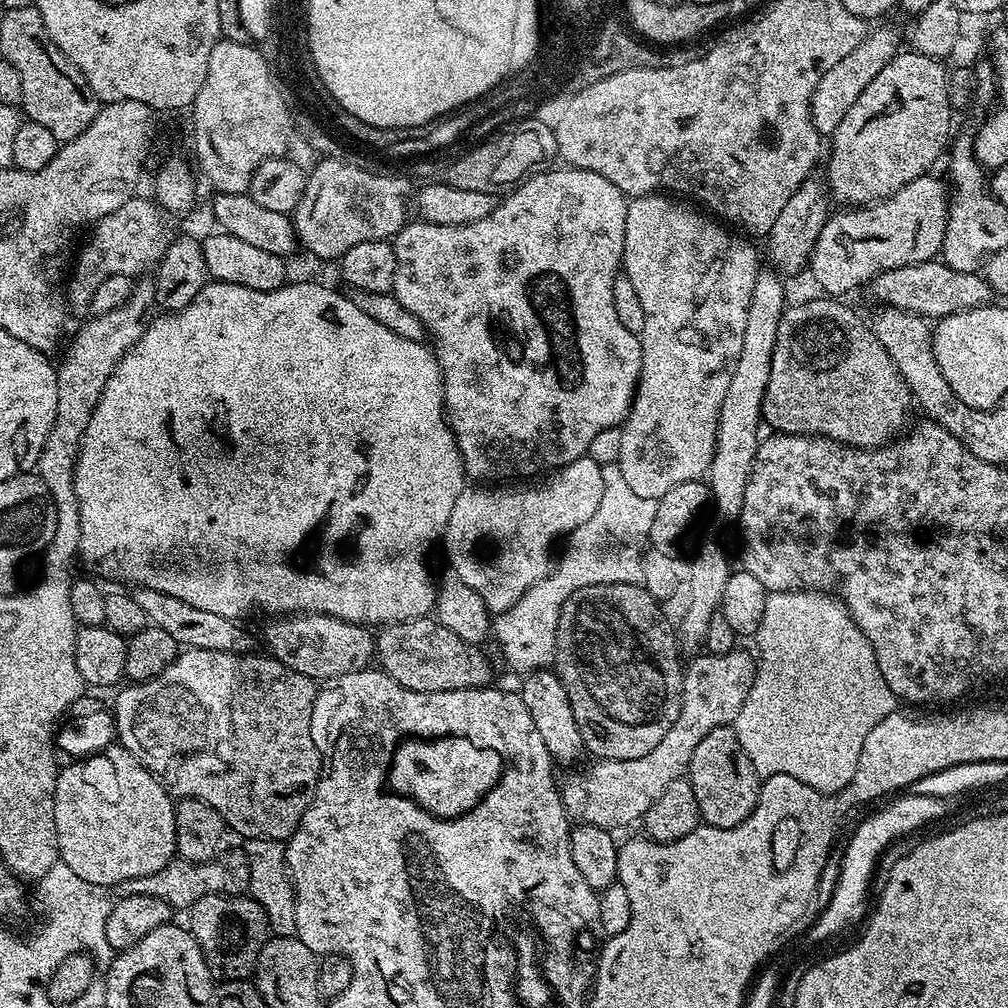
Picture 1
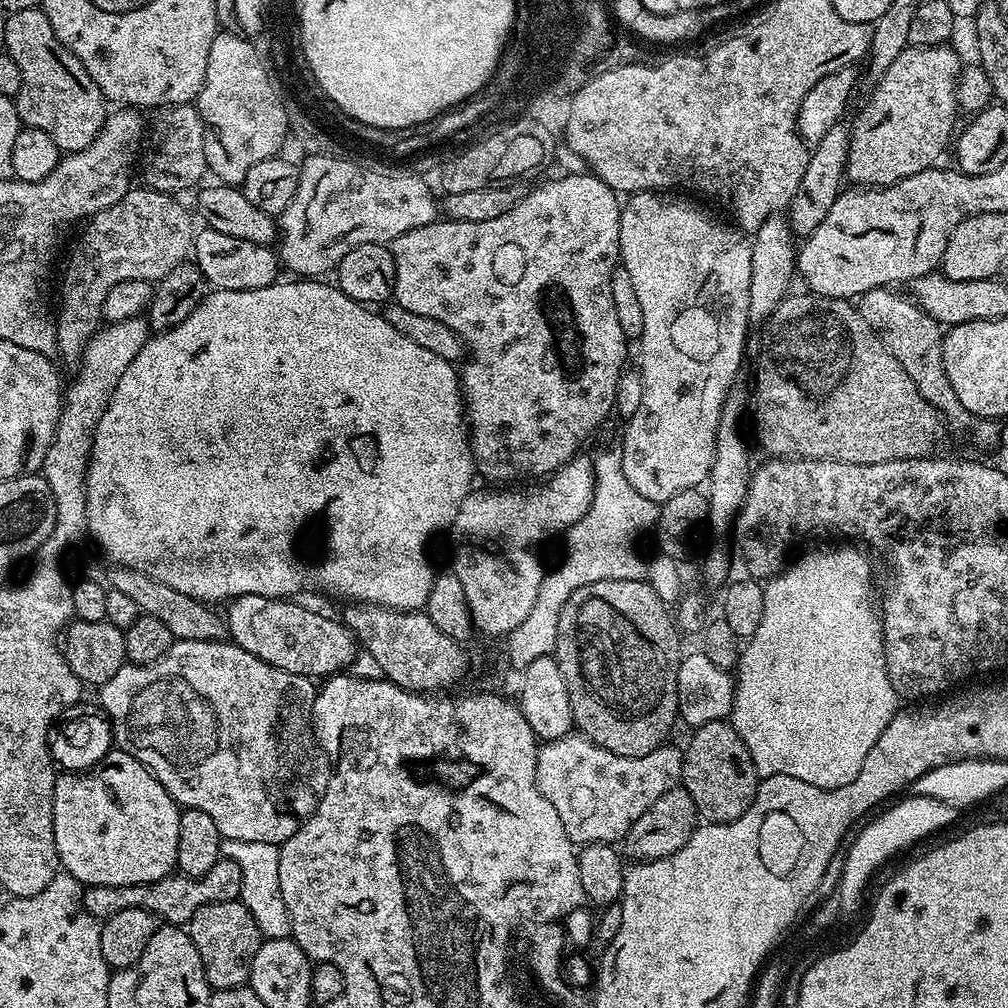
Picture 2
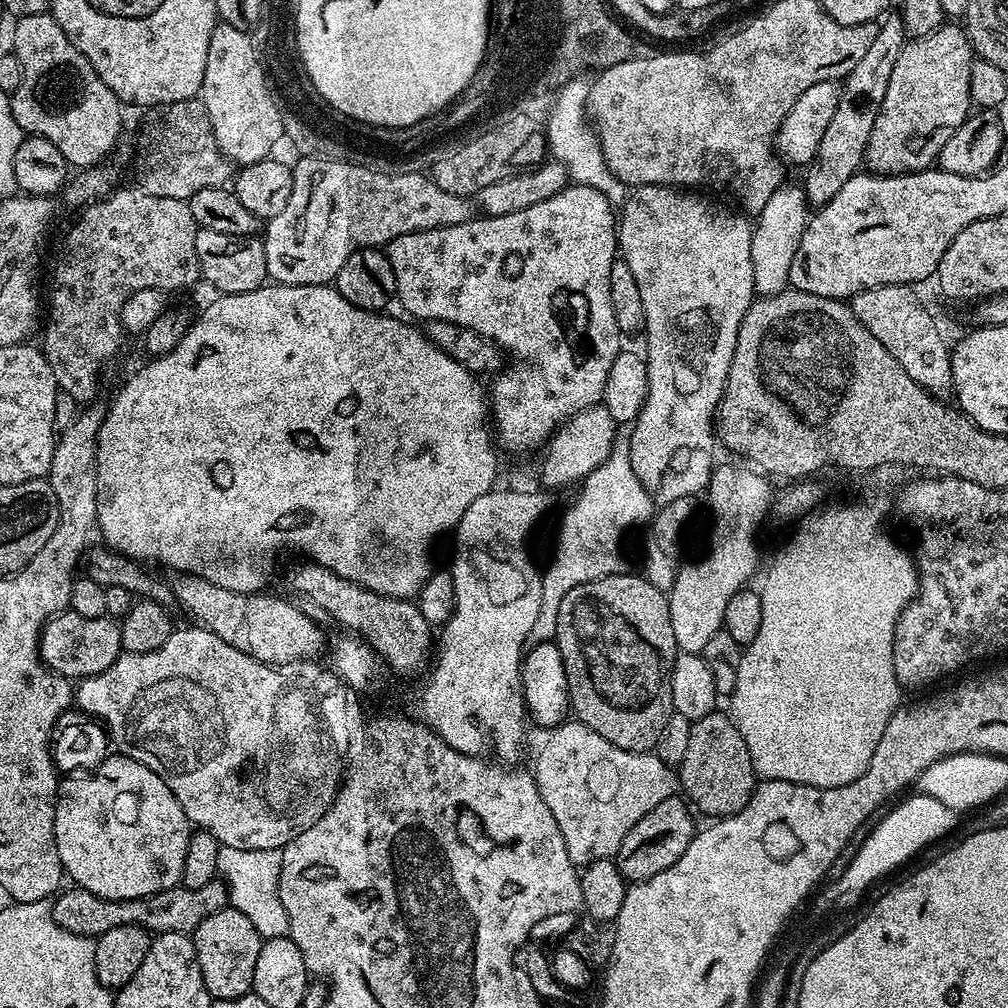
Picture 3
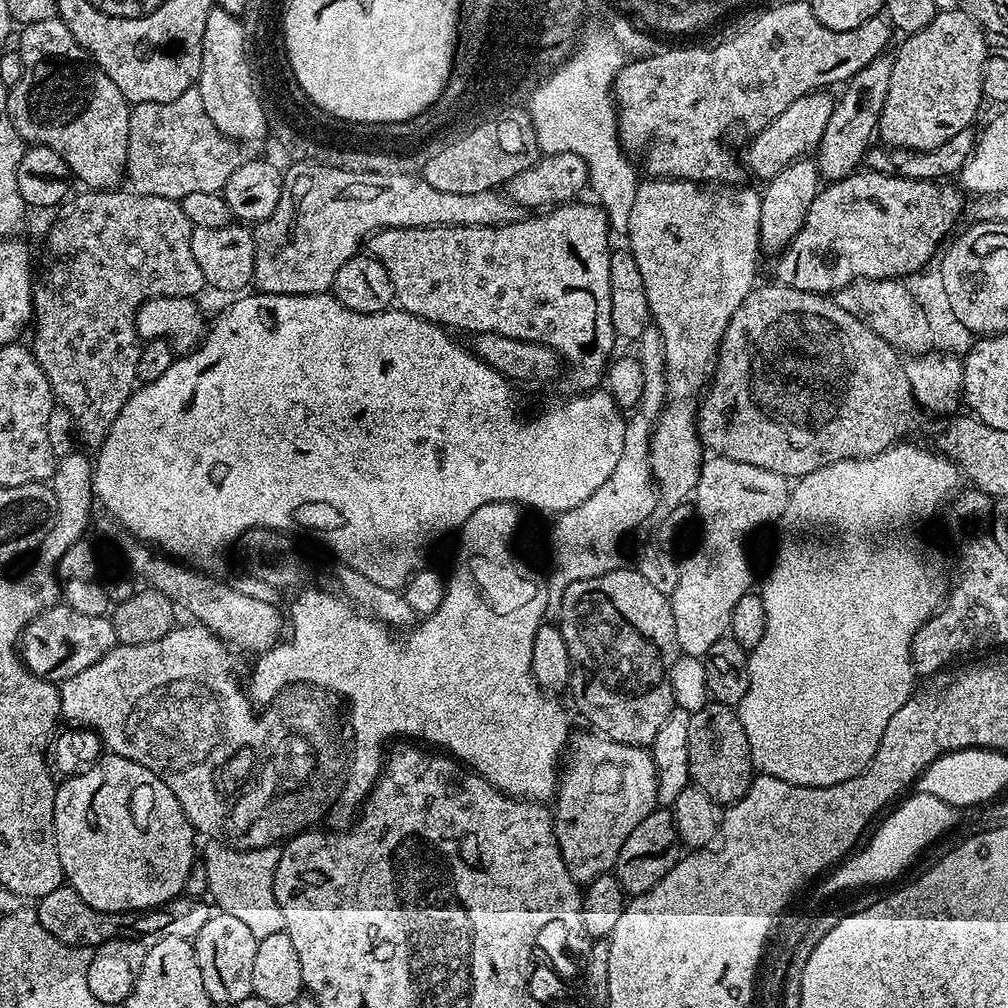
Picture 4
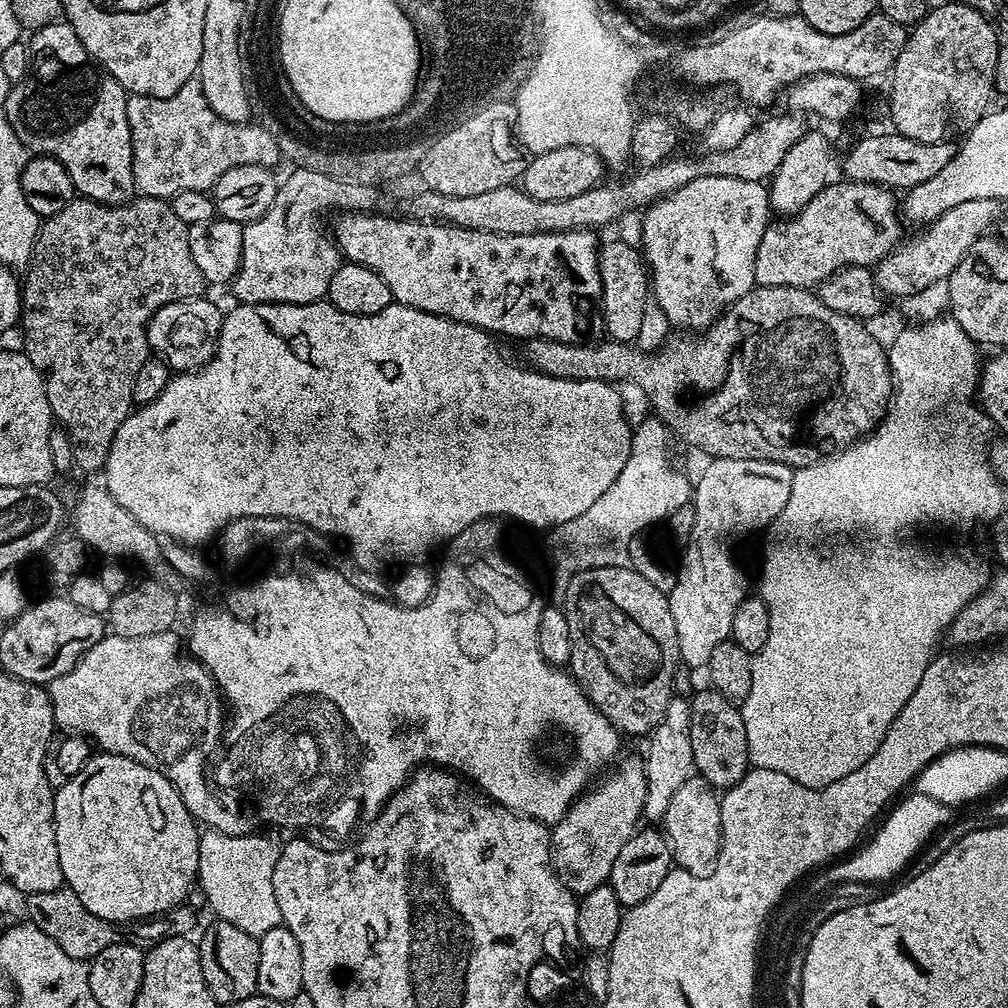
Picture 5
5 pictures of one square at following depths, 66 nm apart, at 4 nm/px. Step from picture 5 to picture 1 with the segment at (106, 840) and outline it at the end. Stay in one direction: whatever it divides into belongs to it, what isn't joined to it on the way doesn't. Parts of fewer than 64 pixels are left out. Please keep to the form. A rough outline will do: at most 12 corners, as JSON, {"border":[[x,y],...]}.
{"border":[[125,748],[56,774],[60,859],[118,886],[176,856],[173,797]]}

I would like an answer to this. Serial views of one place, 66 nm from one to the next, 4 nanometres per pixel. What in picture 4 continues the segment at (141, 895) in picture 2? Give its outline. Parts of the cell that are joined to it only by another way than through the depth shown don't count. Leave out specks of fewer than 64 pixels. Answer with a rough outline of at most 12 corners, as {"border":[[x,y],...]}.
{"border":[[67,886],[35,901],[70,947],[196,939],[214,911],[181,894],[144,912],[103,912]]}

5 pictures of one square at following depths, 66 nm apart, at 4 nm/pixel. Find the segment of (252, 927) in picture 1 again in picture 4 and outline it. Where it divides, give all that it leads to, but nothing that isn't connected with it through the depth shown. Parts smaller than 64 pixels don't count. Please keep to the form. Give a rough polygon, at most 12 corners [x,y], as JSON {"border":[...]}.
{"border":[[219,910],[192,949],[213,1005],[253,995],[255,934]]}

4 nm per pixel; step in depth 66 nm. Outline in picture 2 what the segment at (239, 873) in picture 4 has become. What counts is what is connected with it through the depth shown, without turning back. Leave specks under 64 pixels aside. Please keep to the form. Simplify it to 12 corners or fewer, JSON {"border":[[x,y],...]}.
{"border":[[224,840],[240,900],[264,940],[292,935],[278,886],[280,849]]}

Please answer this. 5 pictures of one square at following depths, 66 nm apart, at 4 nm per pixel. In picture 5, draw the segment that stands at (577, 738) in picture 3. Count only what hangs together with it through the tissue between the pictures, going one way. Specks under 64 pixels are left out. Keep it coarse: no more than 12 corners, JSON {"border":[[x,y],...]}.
{"border":[[622,760],[550,832],[556,877],[577,897],[609,883],[646,800]]}

